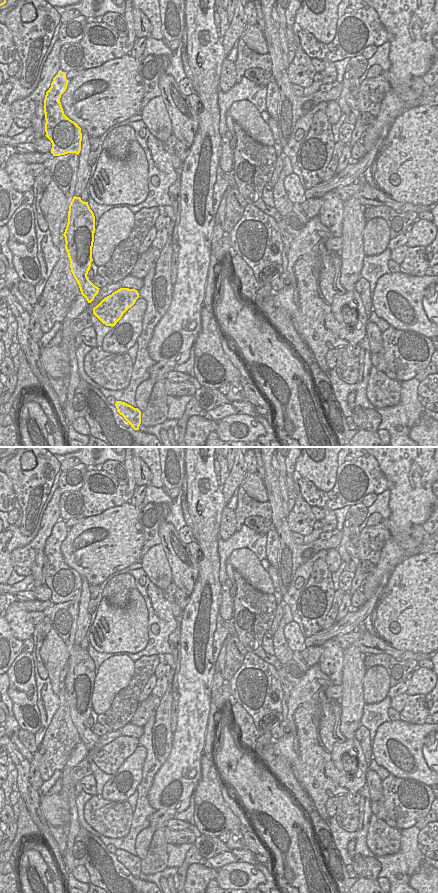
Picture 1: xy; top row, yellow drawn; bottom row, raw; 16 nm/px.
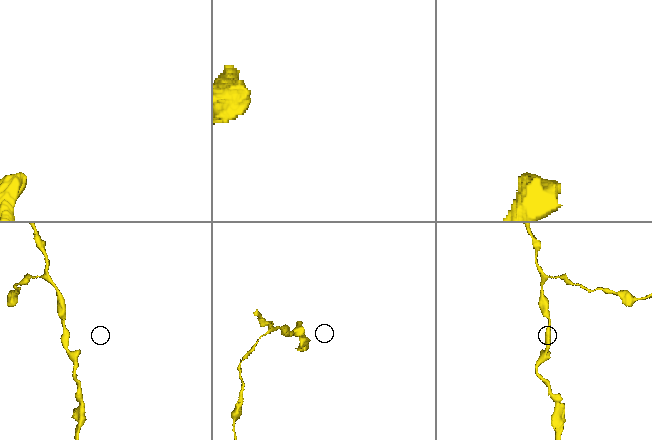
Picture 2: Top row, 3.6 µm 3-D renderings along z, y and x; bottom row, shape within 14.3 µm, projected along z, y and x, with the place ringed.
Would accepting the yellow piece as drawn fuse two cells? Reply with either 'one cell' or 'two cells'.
one cell

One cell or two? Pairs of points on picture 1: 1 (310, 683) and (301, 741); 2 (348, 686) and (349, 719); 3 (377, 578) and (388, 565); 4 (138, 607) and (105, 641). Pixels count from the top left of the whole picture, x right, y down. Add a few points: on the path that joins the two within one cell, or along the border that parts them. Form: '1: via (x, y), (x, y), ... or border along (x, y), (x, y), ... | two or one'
1: via (310, 697), (310, 727) | one
2: via (349, 694), (349, 711) | one
3: via (379, 575), (385, 568) | one
4: via (131, 615), (113, 633) | one

